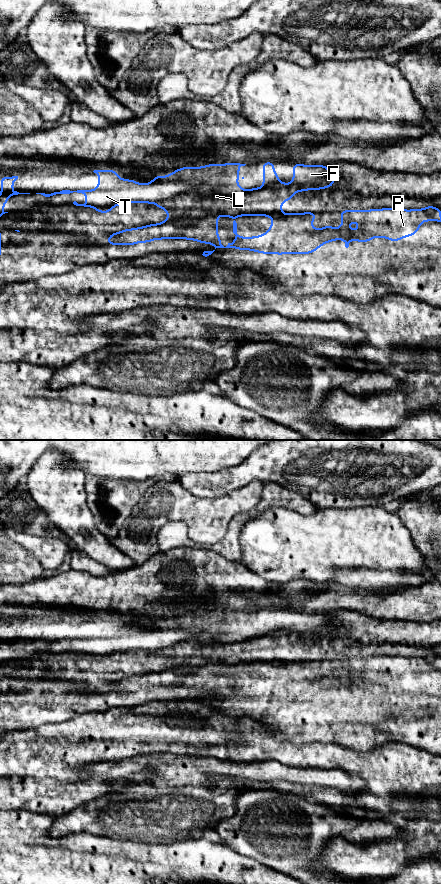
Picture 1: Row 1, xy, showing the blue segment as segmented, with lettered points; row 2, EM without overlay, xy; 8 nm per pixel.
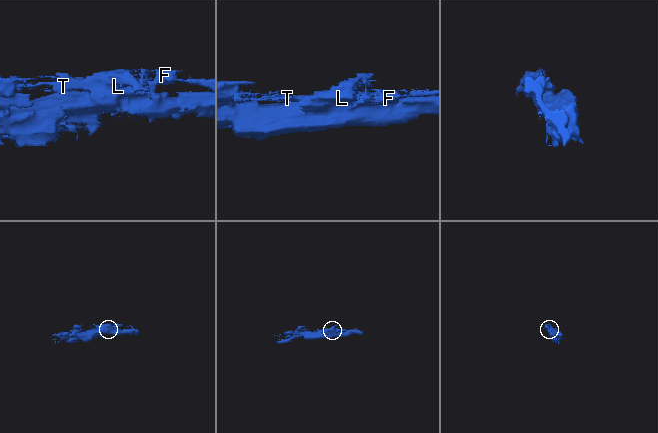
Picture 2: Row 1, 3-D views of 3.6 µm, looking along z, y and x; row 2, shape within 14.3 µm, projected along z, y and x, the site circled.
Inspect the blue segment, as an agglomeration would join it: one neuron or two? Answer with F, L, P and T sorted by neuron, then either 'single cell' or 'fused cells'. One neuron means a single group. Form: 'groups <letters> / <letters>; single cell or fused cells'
groups F T / L P; fused cells

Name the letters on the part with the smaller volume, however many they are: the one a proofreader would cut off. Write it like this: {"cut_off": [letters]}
{"cut_off": ["F", "T"]}

